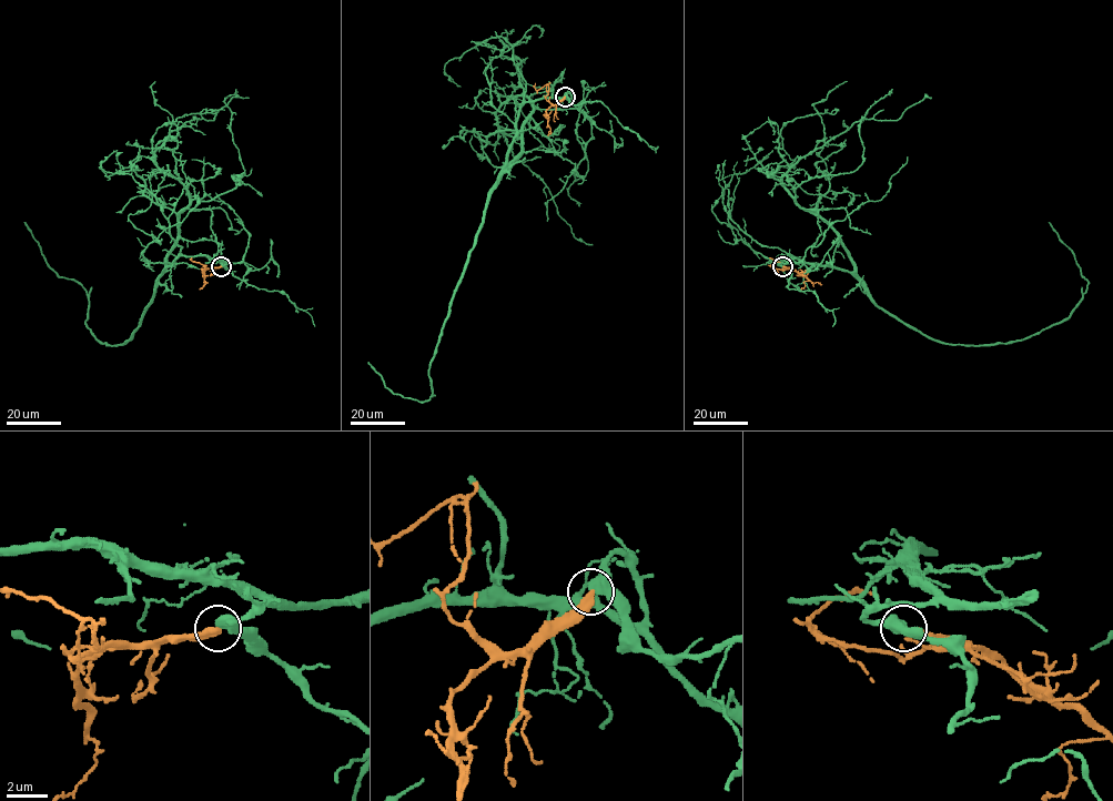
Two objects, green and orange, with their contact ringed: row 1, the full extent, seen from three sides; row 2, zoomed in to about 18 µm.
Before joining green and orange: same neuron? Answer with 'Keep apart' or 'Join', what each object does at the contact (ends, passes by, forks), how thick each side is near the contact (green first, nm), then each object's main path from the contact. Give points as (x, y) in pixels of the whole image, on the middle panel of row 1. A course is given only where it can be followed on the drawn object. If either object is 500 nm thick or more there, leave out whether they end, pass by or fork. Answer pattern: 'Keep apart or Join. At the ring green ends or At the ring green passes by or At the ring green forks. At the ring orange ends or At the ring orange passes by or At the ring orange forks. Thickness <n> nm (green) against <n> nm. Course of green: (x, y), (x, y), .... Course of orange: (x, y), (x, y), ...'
Keep apart. At the ring green passes by. At the ring orange ends. Thickness 420 nm (green) against 380 nm. Course of green: (565, 97), (568, 91), (572, 100), (540, 98), (523, 105), (429, 365), (429, 398), (394, 394), (367, 362). Course of orange: (565, 97), (550, 104), (545, 99), (548, 85), (537, 90), (535, 82)

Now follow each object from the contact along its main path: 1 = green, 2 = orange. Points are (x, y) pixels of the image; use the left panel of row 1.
1: (221, 266), (179, 255), (130, 338), (109, 345), (87, 325), (87, 291), (51, 267), (24, 222)
2: (221, 266), (203, 270), (204, 266), (191, 257)

